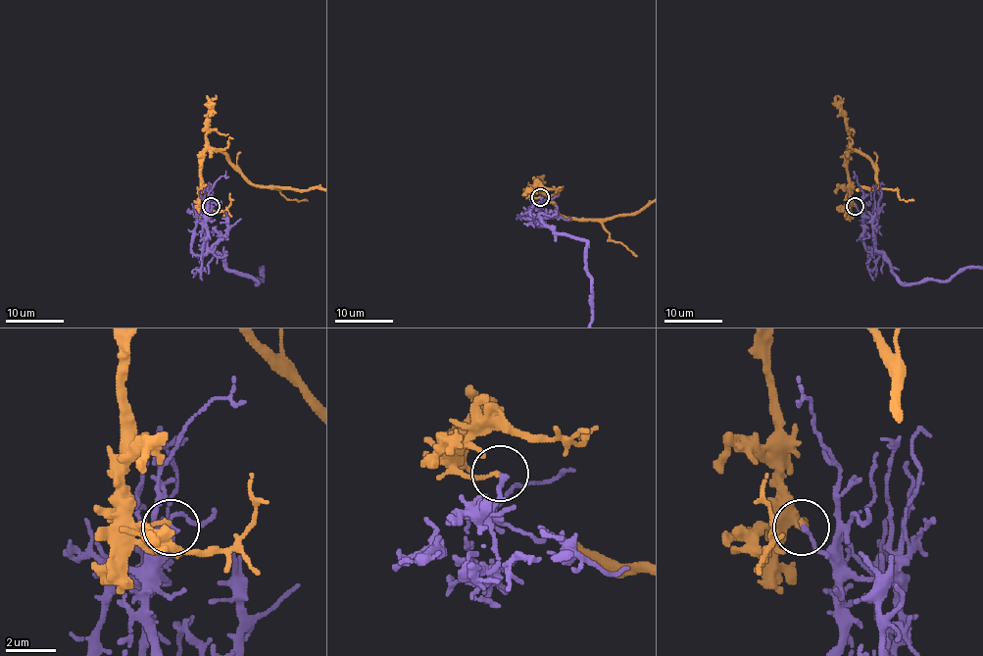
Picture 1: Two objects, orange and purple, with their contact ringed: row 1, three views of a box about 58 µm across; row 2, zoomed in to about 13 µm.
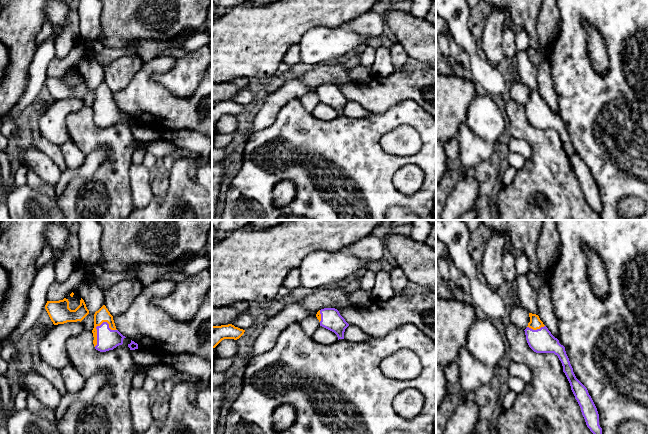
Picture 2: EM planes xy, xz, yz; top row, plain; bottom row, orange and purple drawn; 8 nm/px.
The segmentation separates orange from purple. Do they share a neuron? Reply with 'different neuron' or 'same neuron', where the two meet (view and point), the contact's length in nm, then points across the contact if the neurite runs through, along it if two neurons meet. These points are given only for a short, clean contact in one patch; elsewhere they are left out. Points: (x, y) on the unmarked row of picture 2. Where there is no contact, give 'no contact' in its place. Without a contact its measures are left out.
different neuron | xy (97, 101) | 240 nm

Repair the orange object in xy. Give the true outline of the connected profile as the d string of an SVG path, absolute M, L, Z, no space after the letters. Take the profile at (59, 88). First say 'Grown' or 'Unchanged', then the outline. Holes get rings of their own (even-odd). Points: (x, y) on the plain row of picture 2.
Unchanged. M66 74L59 77L47 77L45 85L54 101L81 98L89 90L89 86L82 74L80 81L75 86L69 84L69 77Z

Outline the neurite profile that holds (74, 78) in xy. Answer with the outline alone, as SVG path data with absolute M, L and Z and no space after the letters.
M76 64L74 66L69 67L64 74L69 77L69 84L71 86L75 86L80 81L80 76L82 73Z

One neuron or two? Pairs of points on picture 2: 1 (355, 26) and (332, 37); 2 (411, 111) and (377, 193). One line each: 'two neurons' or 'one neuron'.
1: two neurons
2: one neuron

